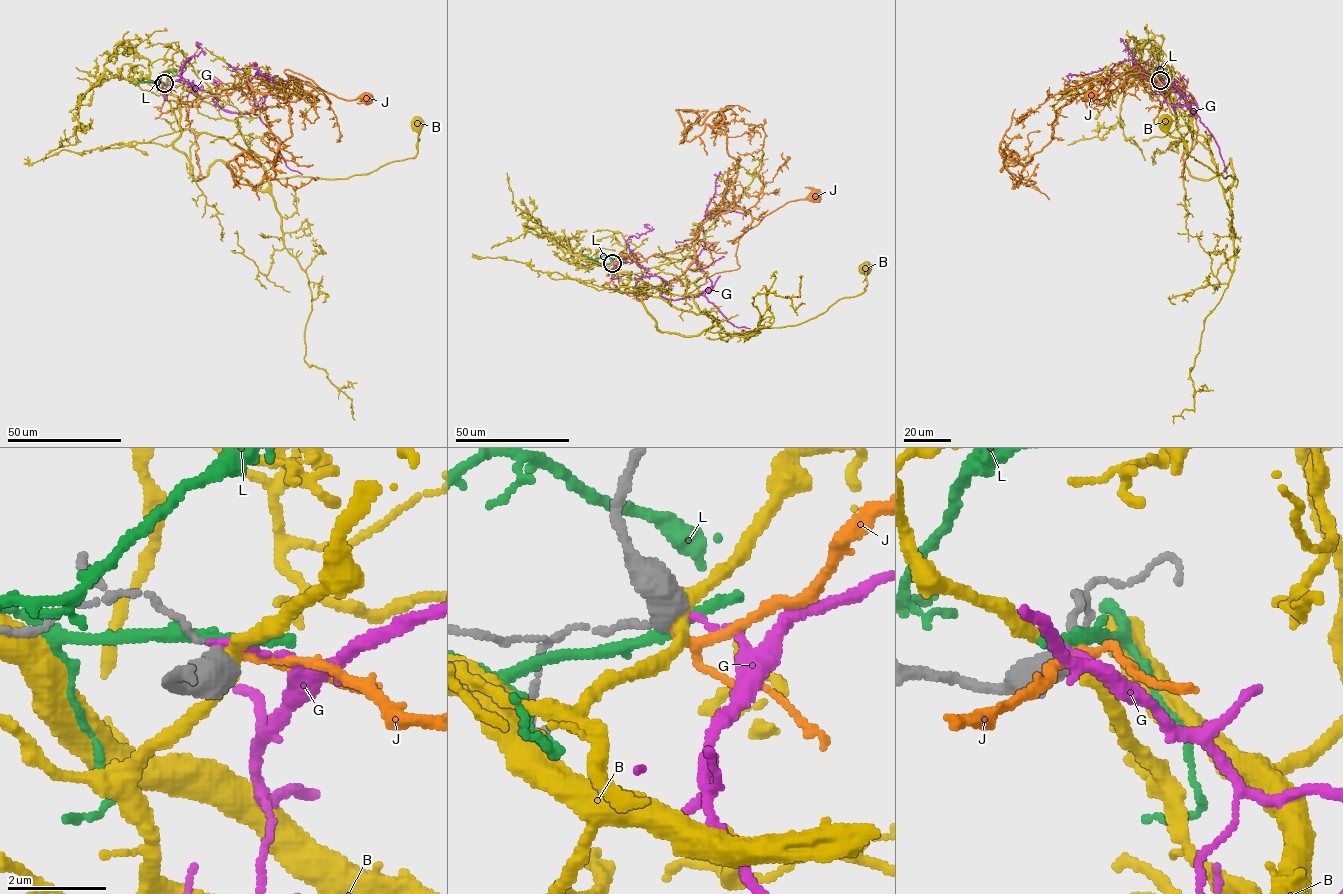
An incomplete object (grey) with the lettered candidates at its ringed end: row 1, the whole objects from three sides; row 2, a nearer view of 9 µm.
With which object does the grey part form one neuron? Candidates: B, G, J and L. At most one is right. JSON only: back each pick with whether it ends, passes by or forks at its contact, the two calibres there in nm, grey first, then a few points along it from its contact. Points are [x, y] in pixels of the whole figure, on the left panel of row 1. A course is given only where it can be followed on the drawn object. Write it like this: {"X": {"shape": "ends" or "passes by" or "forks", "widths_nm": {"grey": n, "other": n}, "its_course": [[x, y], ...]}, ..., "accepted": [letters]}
{"J": {"shape": "passes by", "widths_nm": {"grey": 400, "other": 140}, "its_course": [[164, 83], [201, 97], [225, 95], [247, 82], [295, 101], [303, 90], [286, 69], [342, 99], [367, 97]]}, "accepted": ["J"]}

